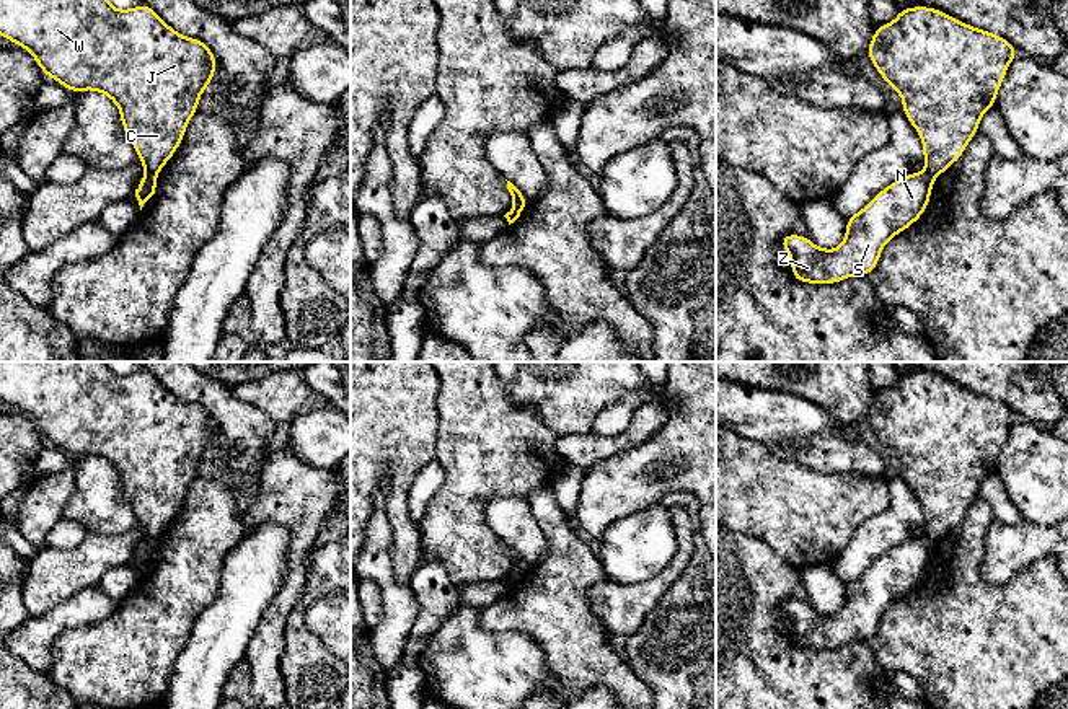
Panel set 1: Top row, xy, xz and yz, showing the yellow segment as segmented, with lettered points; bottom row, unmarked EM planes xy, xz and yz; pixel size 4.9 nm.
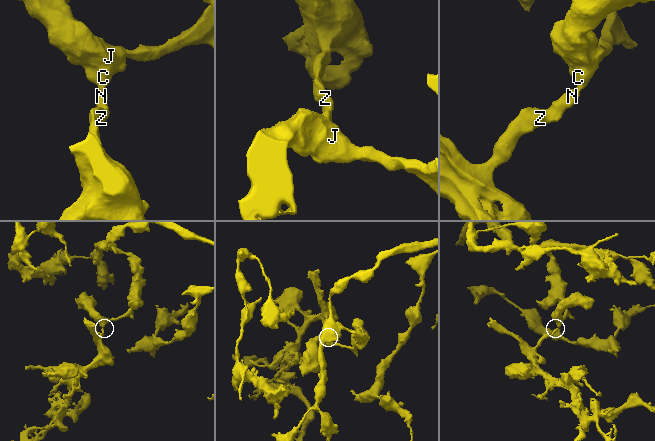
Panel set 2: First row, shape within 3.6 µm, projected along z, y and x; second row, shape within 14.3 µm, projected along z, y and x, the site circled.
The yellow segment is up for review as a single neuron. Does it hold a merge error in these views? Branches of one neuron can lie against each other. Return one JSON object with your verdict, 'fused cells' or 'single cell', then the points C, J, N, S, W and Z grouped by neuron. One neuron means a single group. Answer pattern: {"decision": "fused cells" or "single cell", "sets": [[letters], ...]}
{"decision": "fused cells", "sets": [["C", "J", "W"], ["N", "S", "Z"]]}

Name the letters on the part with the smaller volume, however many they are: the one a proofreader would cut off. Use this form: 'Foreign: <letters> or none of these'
Foreign: N, S, Z

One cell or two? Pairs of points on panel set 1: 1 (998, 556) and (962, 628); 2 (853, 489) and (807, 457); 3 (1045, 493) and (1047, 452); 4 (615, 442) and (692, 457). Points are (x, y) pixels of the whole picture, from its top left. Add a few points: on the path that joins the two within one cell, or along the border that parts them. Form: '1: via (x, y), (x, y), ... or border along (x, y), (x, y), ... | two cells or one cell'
1: border along (984, 541), (982, 574), (995, 584), (1006, 584) | two cells
2: border along (794, 460), (825, 473), (864, 473), (868, 476) | two cells
3: via (1047, 483), (1047, 462) | one cell
4: border along (661, 427), (639, 444), (617, 452), (600, 463) | two cells

